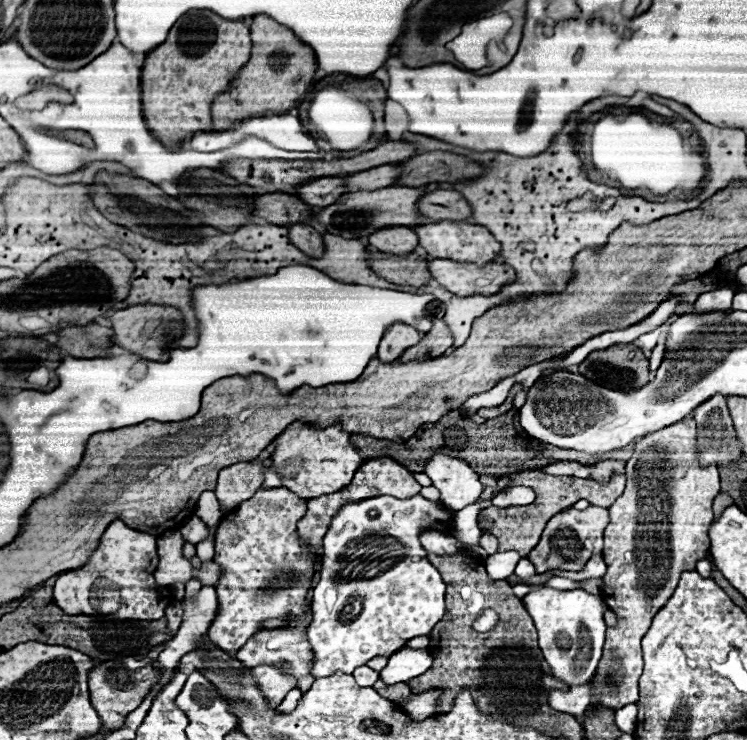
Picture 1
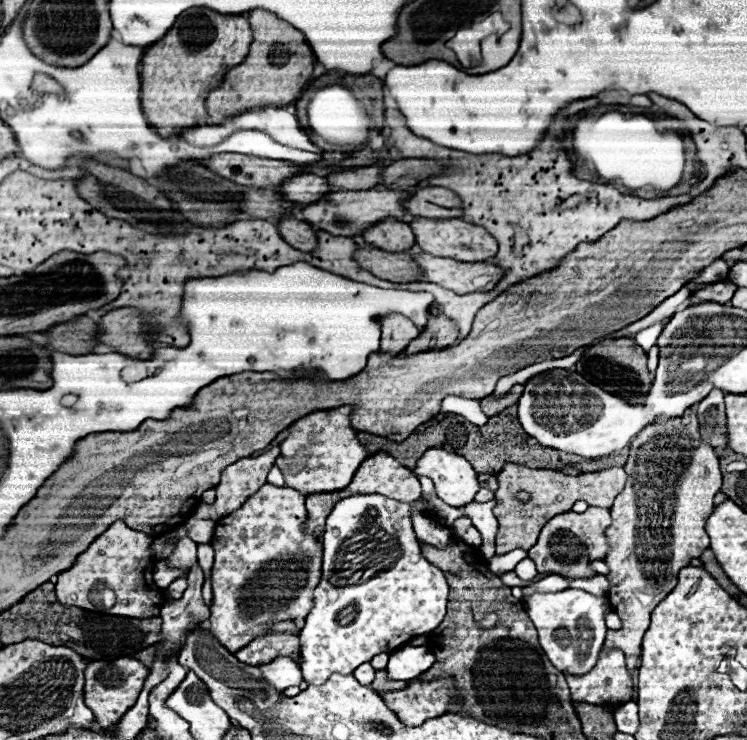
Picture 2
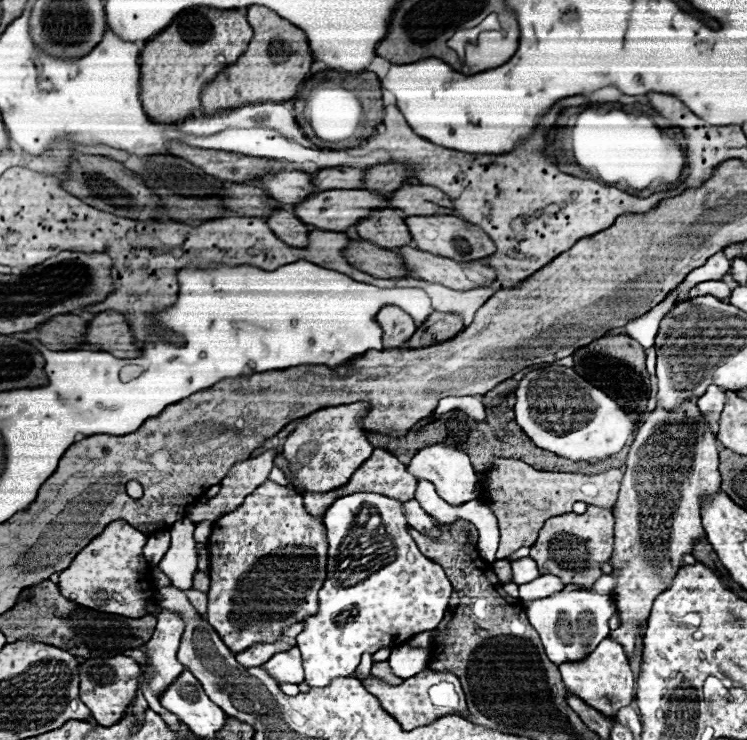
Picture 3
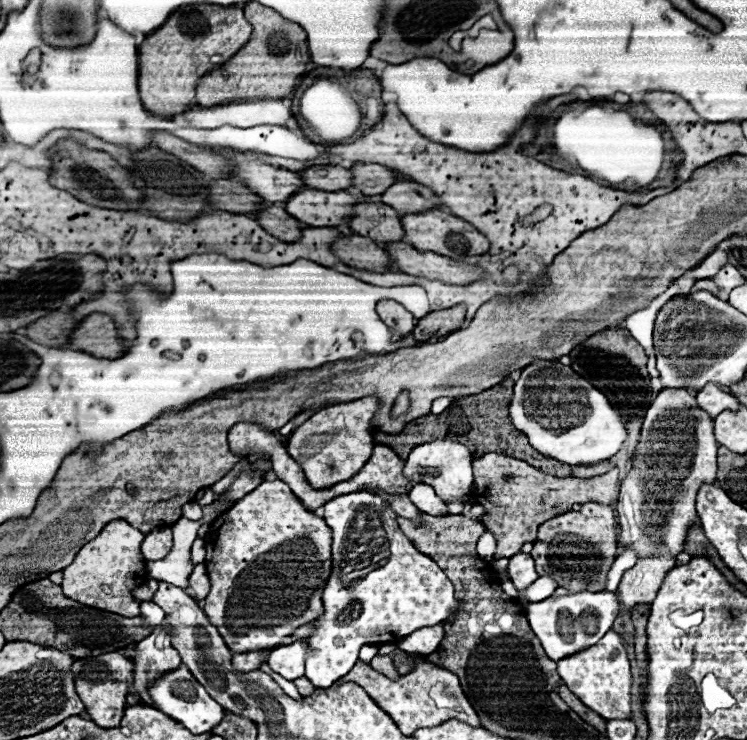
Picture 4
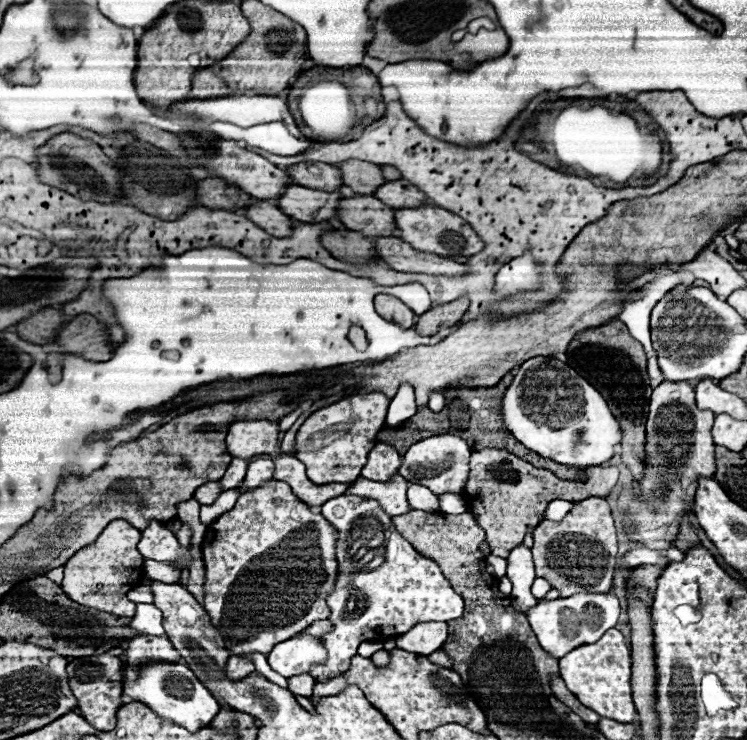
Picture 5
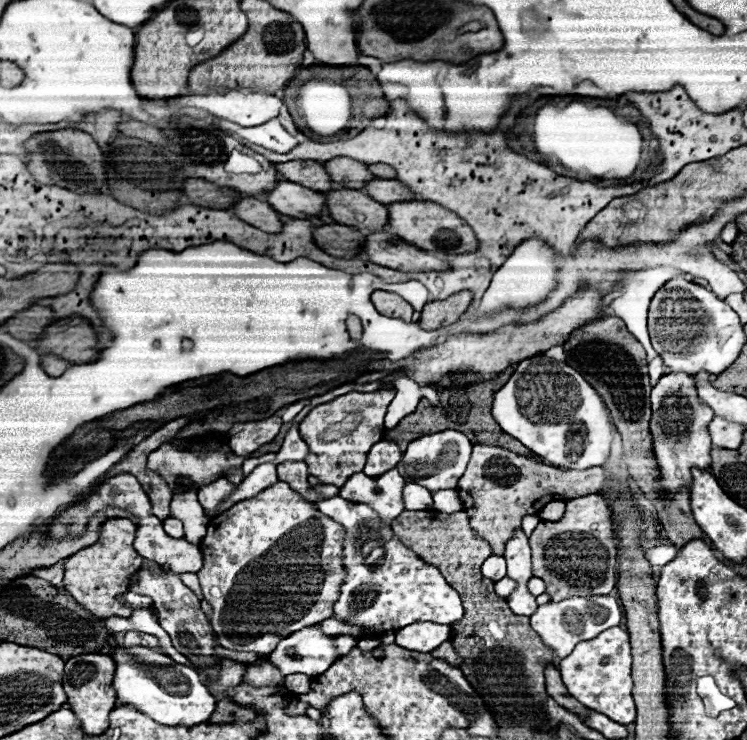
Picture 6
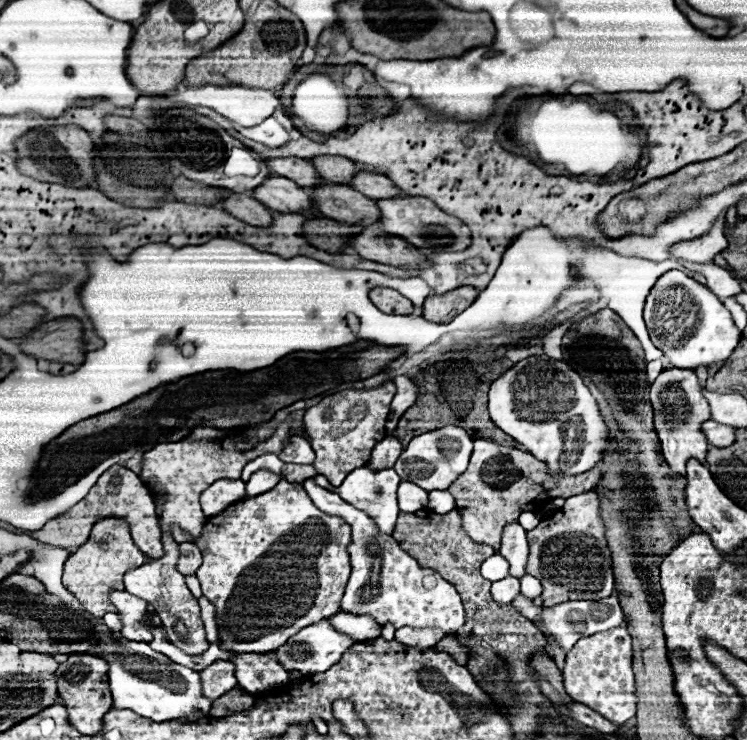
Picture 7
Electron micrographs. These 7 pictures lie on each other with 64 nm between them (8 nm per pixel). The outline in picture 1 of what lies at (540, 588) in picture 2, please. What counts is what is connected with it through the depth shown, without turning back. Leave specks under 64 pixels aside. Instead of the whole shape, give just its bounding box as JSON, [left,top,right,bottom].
[542,576,578,590]

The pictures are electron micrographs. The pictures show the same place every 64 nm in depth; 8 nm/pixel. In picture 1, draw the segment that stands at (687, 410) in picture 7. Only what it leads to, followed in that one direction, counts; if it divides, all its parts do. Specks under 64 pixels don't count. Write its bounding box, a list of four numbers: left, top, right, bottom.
[590,418,720,710]

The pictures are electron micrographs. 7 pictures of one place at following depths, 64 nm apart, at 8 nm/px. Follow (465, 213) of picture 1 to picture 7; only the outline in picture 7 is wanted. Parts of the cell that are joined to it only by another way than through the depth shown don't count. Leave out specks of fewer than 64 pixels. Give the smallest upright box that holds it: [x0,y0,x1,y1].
[350,170,404,200]

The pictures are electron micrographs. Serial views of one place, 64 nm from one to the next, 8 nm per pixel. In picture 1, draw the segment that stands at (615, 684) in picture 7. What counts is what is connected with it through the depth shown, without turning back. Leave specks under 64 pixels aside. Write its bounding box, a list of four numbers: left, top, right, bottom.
[548,676,596,718]

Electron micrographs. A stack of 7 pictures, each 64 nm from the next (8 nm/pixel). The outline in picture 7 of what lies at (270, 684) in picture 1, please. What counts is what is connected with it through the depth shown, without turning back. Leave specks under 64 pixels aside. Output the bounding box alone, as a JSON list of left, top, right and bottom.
[276,618,356,674]

